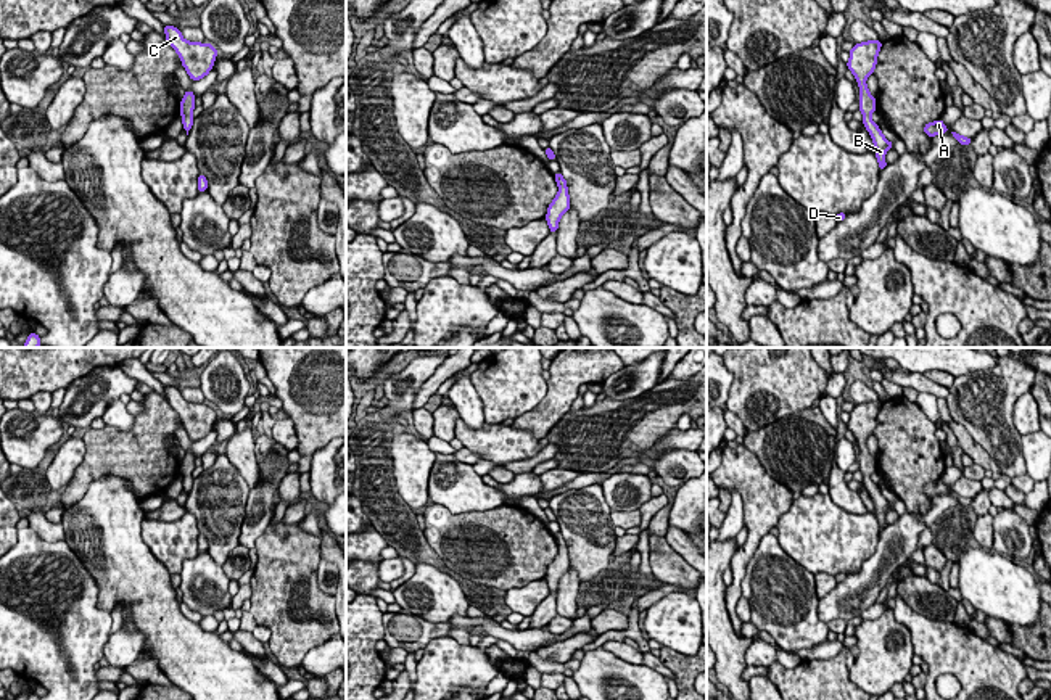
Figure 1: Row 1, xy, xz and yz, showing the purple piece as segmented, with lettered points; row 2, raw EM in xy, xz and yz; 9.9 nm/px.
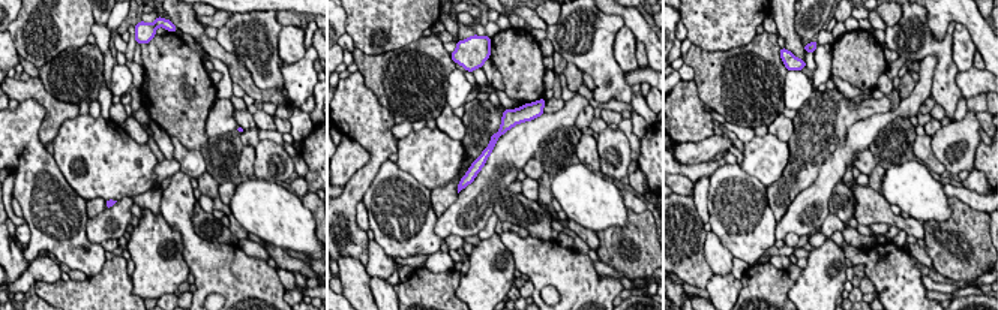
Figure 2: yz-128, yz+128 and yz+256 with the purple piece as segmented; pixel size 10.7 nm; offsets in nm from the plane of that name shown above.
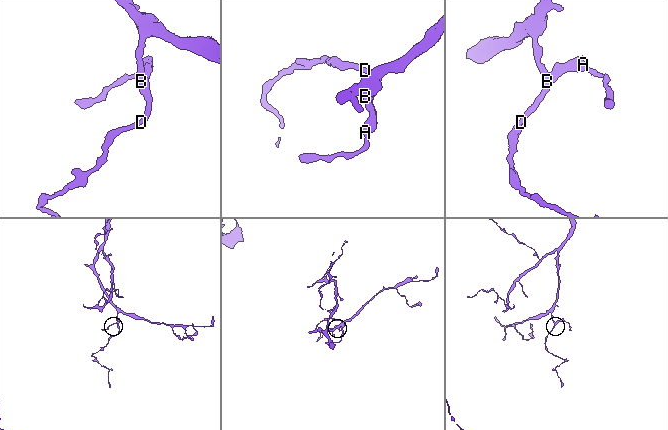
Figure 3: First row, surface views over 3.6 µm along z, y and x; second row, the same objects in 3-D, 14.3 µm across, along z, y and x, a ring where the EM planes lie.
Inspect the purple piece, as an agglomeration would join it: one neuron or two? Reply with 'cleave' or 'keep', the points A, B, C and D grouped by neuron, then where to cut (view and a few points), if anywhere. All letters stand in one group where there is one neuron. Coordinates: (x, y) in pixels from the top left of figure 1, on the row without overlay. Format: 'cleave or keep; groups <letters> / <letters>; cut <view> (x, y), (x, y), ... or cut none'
keep; groups A B C D; cut none

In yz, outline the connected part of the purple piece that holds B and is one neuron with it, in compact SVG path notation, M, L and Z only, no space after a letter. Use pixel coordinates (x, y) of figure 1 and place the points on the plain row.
M880 401L855 404L850 410L850 420L847 423L847 428L853 433L859 446L859 471L863 473L863 484L876 507L874 513L879 521L879 531L887 528L885 513L888 509L893 509L893 504L888 502L879 486L872 483L871 475L876 471L877 460L869 454L866 446L866 439L874 434L880 407Z

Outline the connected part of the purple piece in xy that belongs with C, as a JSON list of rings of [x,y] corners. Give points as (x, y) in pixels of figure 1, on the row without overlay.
[[[164,386],[164,394],[192,441],[200,441],[209,434],[217,417],[217,410],[211,404],[188,402],[174,386]]]

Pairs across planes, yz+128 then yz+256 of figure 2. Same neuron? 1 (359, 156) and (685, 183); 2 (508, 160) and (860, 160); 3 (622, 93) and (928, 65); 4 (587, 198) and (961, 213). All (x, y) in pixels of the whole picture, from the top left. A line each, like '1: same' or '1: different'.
1: different
2: different
3: different
4: different

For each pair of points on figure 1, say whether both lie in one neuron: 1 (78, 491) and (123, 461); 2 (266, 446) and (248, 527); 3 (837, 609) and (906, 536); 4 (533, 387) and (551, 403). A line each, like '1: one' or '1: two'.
1: one
2: one
3: one
4: two

